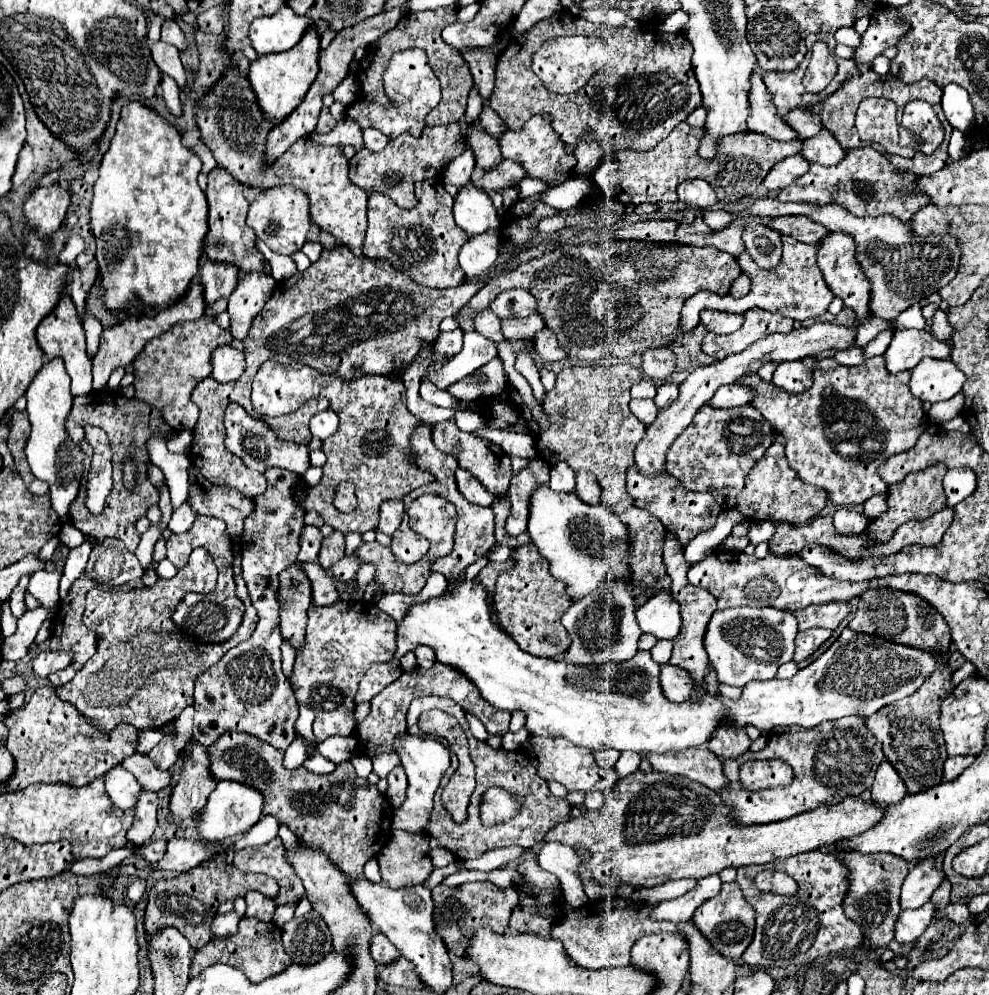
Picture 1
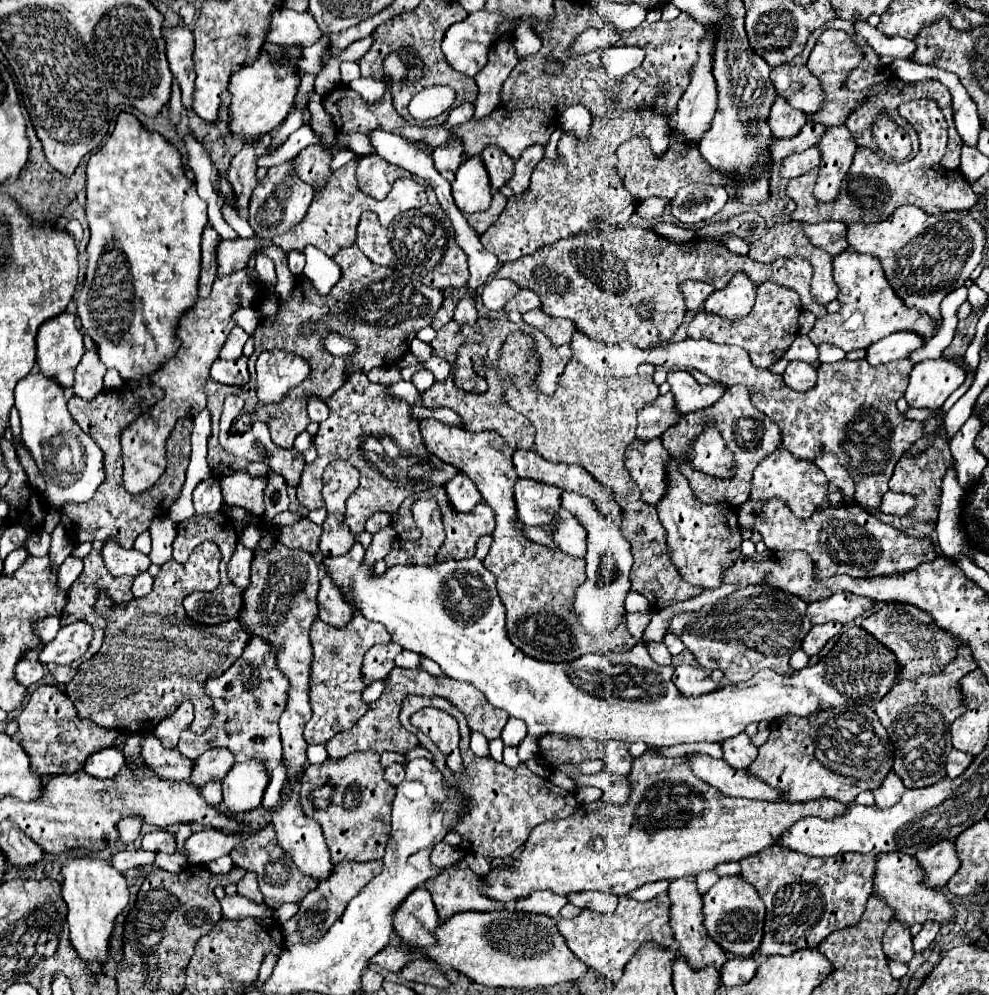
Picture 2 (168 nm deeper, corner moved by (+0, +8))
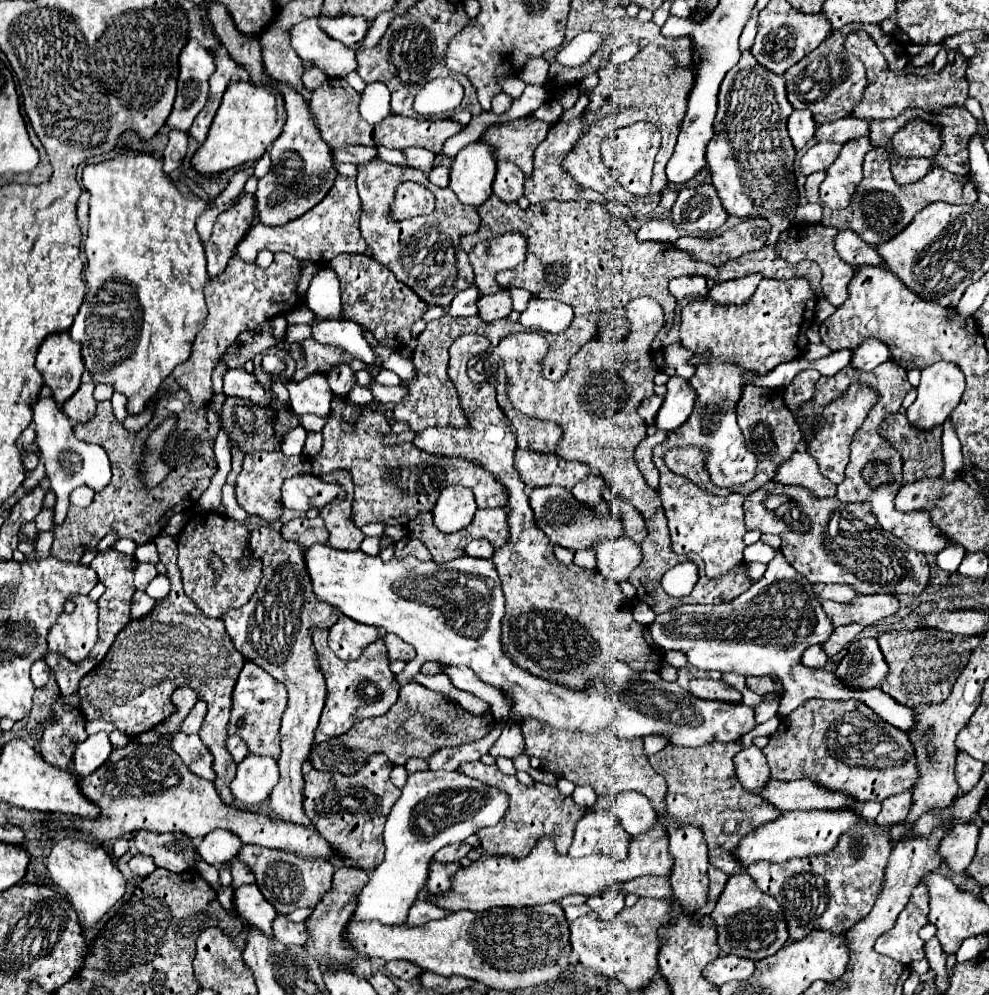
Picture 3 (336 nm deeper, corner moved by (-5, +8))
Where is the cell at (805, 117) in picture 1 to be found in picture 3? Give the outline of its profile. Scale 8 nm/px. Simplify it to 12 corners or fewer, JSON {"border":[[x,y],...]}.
{"border":[[865,32],[845,42],[869,86],[853,116],[895,118],[965,106],[967,62],[889,70]]}

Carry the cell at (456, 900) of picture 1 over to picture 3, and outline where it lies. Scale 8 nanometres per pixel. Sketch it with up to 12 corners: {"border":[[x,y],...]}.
{"border":[[431,860],[427,890],[447,892],[459,862]]}

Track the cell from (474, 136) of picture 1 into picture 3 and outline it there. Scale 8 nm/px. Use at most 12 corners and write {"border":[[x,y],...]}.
{"border":[[497,162],[493,192],[507,204],[523,196],[523,172]]}

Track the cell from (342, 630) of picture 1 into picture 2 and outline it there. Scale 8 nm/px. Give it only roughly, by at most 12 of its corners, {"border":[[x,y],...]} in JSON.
{"border":[[354,612],[346,628],[320,618],[308,744],[350,730],[368,704],[360,666],[386,628]]}

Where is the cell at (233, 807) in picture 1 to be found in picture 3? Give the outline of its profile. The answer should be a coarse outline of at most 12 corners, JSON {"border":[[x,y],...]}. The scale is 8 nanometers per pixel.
{"border":[[249,754],[231,782],[235,800],[261,804],[277,782],[277,760]]}

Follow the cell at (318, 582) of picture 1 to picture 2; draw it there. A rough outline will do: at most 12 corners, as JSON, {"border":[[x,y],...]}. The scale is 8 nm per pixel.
{"border":[[322,576],[318,590],[320,618],[344,626],[352,608],[342,592]]}

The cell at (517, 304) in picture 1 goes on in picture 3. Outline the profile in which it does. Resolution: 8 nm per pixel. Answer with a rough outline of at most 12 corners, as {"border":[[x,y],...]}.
{"border":[[507,290],[479,298],[477,316],[485,322],[507,318]]}

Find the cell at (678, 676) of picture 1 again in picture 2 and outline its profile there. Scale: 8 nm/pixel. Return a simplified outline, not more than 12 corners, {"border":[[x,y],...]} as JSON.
{"border":[[700,666],[674,668],[674,684],[684,696],[700,696],[724,686]]}

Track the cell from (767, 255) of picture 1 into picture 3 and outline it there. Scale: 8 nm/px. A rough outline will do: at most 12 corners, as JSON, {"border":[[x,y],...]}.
{"border":[[765,218],[741,220],[713,240],[683,236],[675,248],[693,260],[723,266],[761,250]]}

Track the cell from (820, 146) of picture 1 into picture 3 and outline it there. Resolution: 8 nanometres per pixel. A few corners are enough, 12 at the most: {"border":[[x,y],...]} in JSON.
{"border":[[867,136],[843,144],[819,190],[831,210],[847,208],[863,178]]}

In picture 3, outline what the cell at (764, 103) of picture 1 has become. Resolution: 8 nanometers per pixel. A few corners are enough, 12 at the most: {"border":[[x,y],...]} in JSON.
{"border":[[793,110],[787,128],[795,150],[815,136],[807,110]]}

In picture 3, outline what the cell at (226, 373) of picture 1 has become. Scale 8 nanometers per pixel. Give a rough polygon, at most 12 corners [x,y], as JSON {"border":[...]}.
{"border":[[243,368],[227,370],[223,394],[271,406],[271,392]]}

